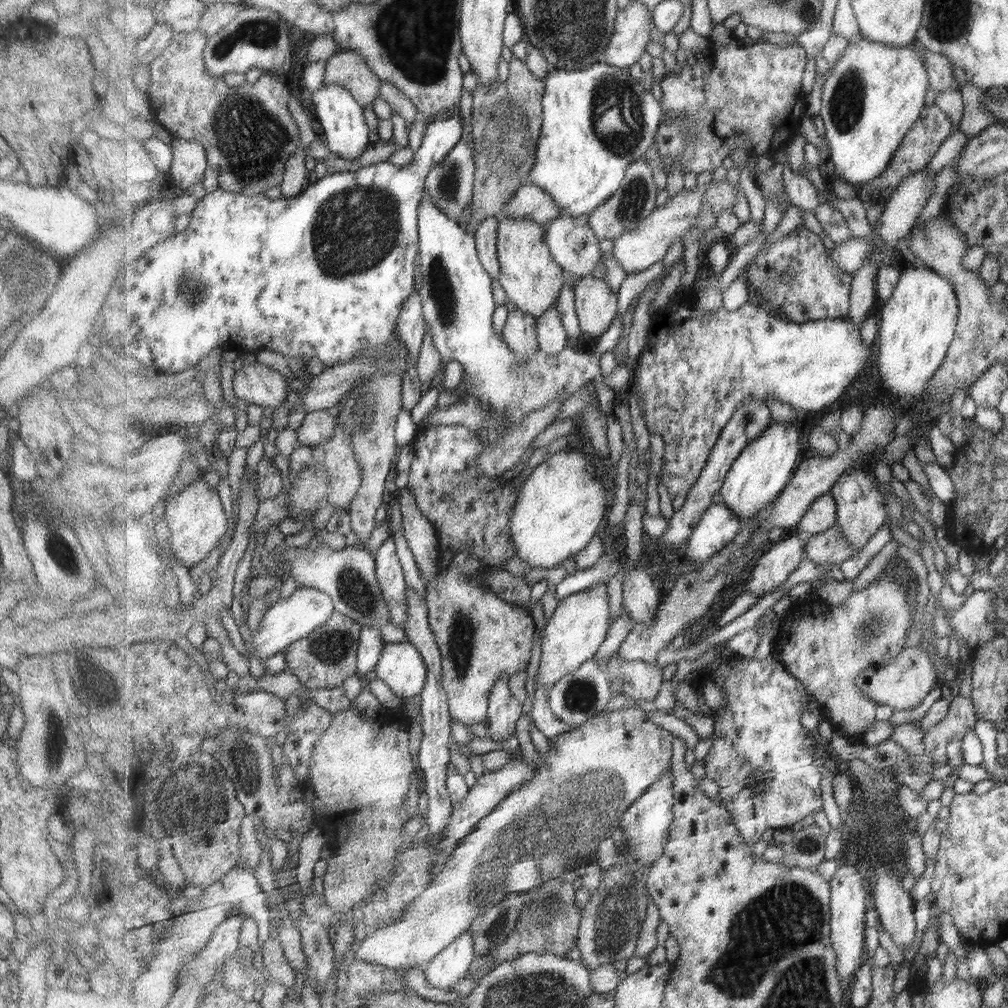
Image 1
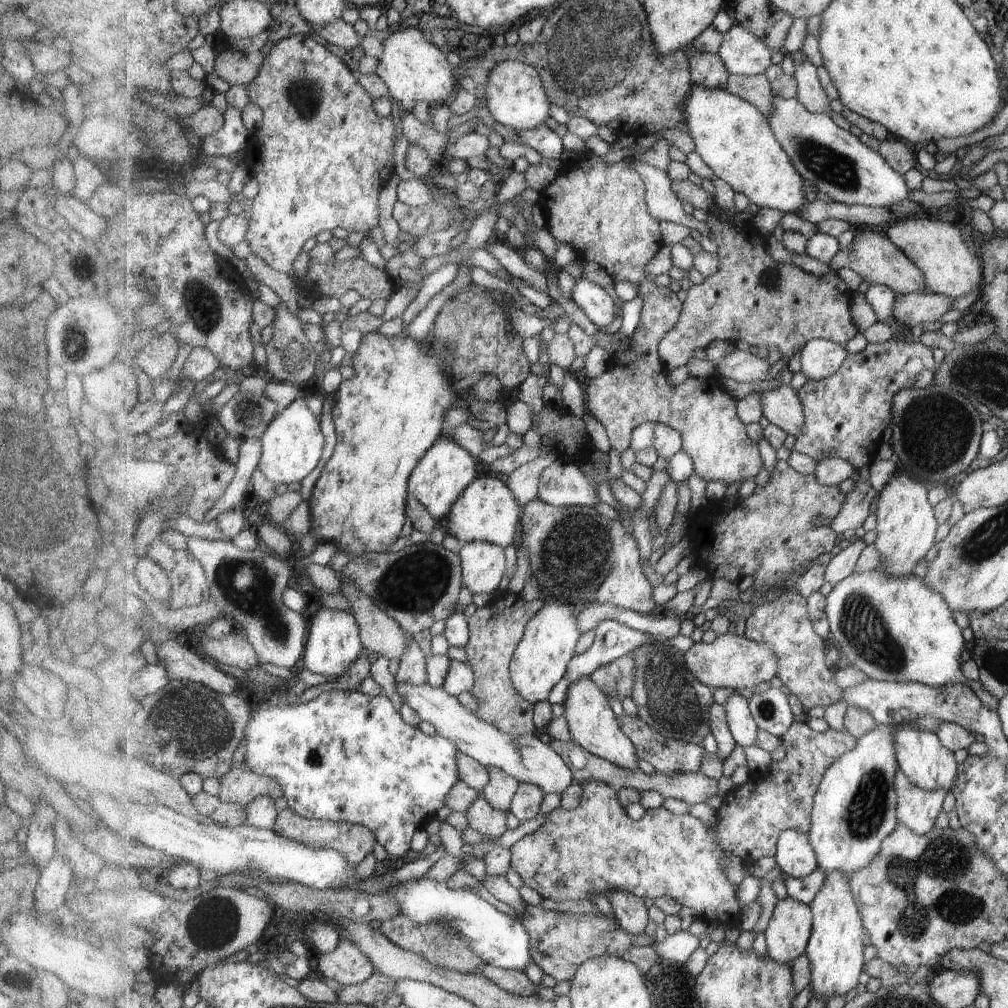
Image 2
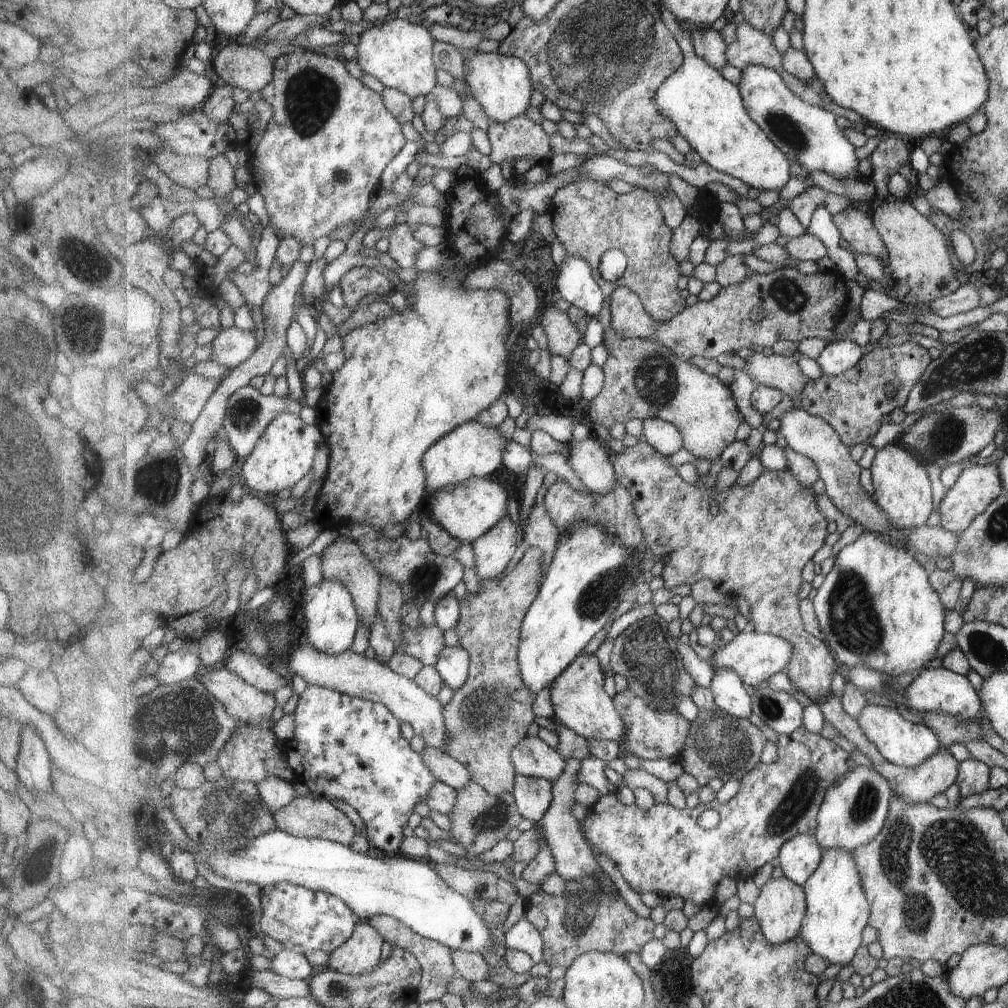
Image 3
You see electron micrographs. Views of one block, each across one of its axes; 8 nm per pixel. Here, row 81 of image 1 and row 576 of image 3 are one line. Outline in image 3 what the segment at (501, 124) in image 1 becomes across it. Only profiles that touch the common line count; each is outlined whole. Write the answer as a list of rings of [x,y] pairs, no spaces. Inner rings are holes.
[[[528,547],[514,569],[507,576],[481,580],[479,592],[466,592],[460,600],[461,618],[455,631],[460,644],[469,652],[470,674],[463,688],[453,692],[453,697],[443,708],[447,725],[447,746],[443,752],[454,756],[461,764],[466,764],[473,781],[483,785],[493,796],[513,792],[518,778],[512,752],[518,742],[525,739],[529,726],[535,722],[534,702],[536,694],[525,684],[520,668],[518,650],[522,639],[522,626],[527,611],[538,599],[545,578],[542,548]]]

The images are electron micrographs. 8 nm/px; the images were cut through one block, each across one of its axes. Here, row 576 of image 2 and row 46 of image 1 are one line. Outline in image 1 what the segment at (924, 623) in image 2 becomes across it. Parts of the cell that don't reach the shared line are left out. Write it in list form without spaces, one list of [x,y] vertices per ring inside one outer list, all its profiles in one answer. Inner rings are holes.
[[[857,36],[857,38],[851,40],[850,45],[846,48],[842,57],[836,62],[836,65],[833,66],[832,73],[826,78],[822,90],[822,109],[819,112],[826,130],[825,138],[827,138],[828,148],[831,153],[830,159],[834,162],[834,166],[841,178],[849,182],[849,184],[860,186],[881,176],[881,174],[889,168],[891,159],[894,157],[897,149],[902,145],[903,139],[907,136],[907,133],[911,131],[915,123],[919,121],[919,117],[922,116],[922,110],[926,108],[927,88],[929,88],[929,72],[927,72],[926,60],[915,43],[909,46],[896,47],[888,45],[887,43],[873,42],[871,39],[865,38],[865,36],[861,39]]]

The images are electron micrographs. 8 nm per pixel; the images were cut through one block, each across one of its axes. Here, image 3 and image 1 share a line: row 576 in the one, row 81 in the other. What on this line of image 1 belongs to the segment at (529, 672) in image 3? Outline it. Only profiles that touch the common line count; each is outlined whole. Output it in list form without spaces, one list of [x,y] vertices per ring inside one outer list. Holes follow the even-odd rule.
[[[596,62],[588,69],[574,71],[552,70],[544,81],[544,122],[538,142],[538,161],[528,180],[551,194],[565,209],[565,215],[589,216],[619,190],[629,165],[643,160],[645,152],[656,140],[666,112],[651,89],[643,91],[642,83],[630,76],[627,68],[611,63]]]

